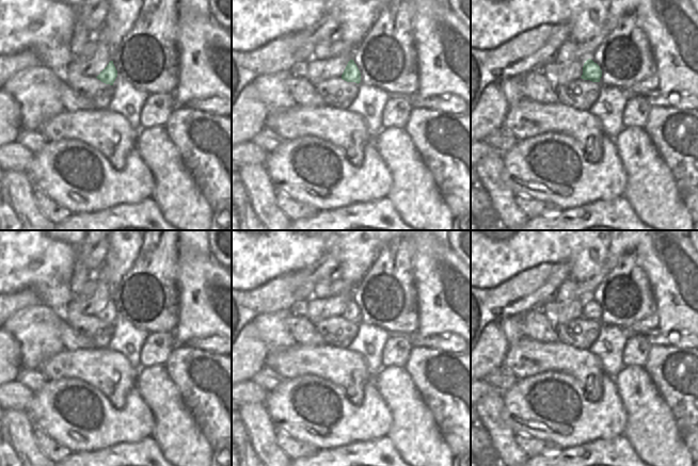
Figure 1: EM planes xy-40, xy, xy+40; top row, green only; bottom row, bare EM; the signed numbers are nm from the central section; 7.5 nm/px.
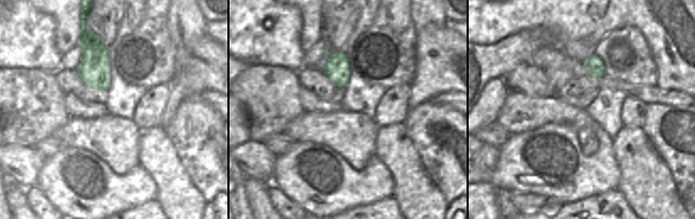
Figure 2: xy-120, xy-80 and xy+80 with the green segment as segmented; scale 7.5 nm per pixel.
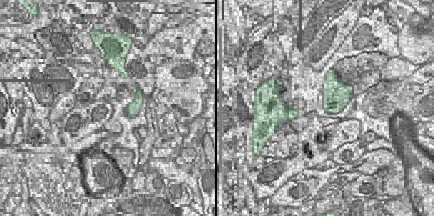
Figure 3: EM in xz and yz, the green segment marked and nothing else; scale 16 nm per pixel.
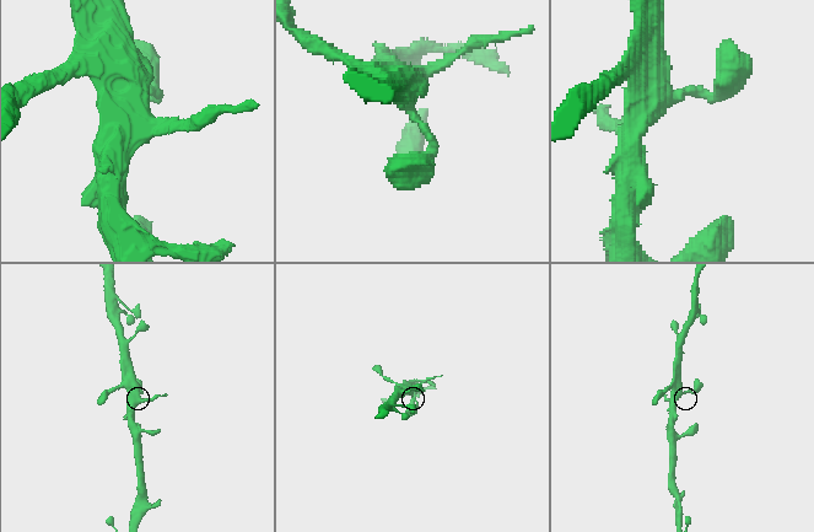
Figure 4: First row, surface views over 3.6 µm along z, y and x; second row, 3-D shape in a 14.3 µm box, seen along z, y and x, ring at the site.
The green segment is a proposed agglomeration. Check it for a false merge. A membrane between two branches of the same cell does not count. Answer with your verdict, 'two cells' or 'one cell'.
one cell

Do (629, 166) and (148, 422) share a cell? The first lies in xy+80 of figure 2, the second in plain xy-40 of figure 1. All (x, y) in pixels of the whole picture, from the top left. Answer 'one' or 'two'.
two

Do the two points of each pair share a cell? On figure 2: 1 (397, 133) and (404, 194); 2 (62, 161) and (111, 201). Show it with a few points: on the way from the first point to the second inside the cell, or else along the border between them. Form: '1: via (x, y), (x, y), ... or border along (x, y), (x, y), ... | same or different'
1: via (397, 147), (397, 153), (404, 162), (404, 180) | same
2: via (64, 178), (67, 186), (78, 197), (94, 199) | same

